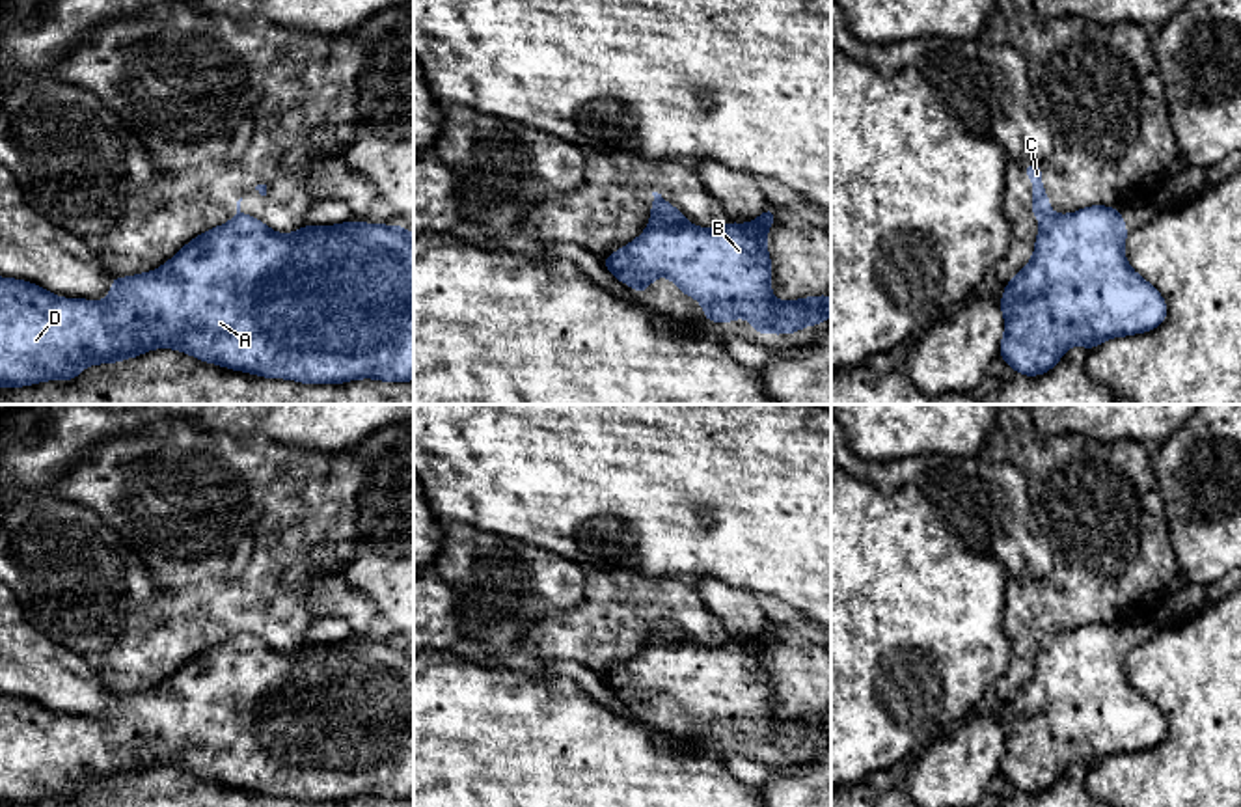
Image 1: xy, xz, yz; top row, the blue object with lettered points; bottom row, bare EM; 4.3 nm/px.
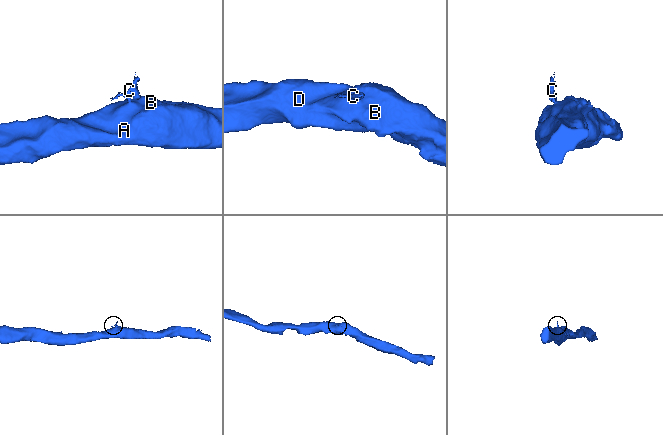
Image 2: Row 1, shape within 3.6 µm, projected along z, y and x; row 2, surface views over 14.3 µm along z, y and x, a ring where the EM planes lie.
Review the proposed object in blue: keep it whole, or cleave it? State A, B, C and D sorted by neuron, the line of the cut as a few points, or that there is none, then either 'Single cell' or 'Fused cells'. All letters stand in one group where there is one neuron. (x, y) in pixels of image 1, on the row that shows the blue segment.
Groups: A B D / C. Split along yz (1051, 213), (1040, 220). Fused cells

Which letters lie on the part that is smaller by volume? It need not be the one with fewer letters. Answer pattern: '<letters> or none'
C

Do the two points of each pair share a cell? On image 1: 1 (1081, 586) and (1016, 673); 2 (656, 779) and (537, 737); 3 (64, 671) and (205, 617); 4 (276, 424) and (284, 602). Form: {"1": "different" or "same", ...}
{"1": "same", "2": "same", "3": "different", "4": "different"}

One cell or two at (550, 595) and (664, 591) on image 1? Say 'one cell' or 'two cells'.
two cells

